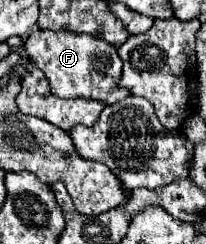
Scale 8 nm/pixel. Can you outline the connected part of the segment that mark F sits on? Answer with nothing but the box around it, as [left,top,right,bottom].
[25,30,129,106]

